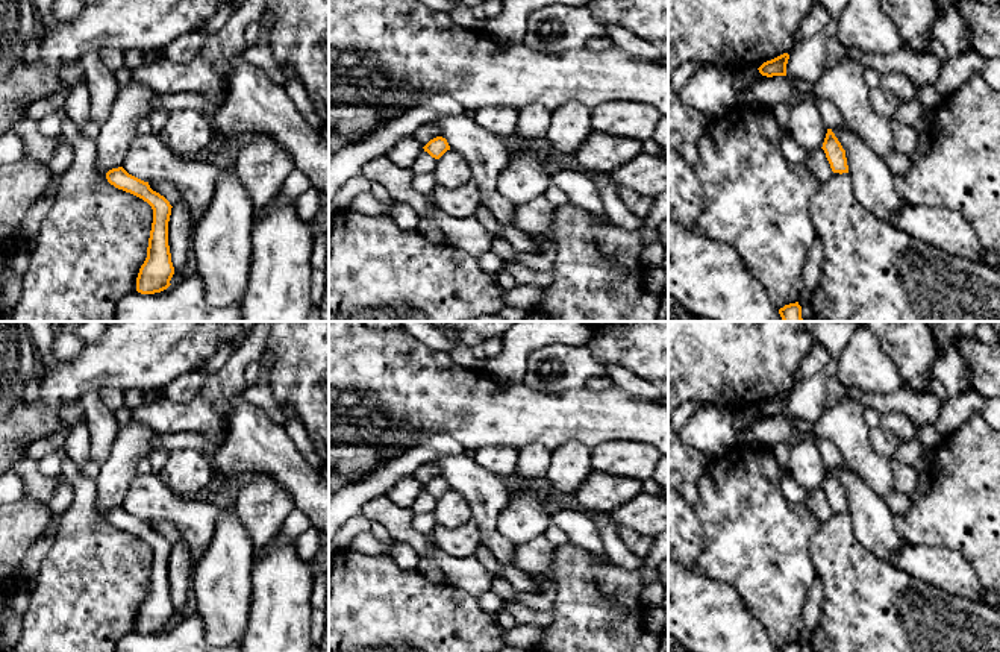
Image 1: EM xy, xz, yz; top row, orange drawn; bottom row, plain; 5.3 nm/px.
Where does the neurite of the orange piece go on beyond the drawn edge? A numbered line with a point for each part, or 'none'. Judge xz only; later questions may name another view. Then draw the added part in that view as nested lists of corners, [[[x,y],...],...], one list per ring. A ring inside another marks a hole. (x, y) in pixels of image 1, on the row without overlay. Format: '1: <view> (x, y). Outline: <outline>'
none

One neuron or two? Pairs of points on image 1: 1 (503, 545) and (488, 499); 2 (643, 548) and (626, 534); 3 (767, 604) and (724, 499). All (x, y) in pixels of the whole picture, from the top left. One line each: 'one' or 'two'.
1: one
2: one
3: one

